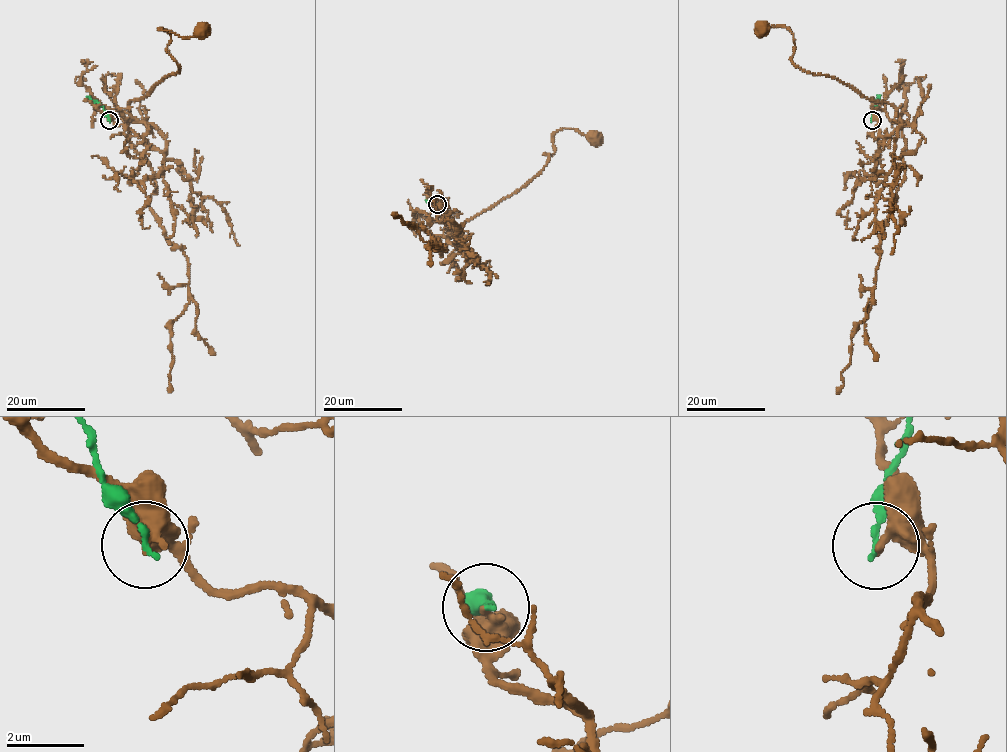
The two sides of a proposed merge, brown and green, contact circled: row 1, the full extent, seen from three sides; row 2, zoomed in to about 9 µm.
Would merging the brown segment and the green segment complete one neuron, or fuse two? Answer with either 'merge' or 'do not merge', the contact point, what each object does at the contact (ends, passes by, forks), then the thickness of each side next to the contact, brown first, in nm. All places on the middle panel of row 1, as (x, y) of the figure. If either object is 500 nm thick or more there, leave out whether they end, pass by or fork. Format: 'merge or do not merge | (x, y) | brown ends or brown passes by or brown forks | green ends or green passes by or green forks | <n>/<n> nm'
do not merge | (437, 204) | brown ends | green ends | 360/170 nm

